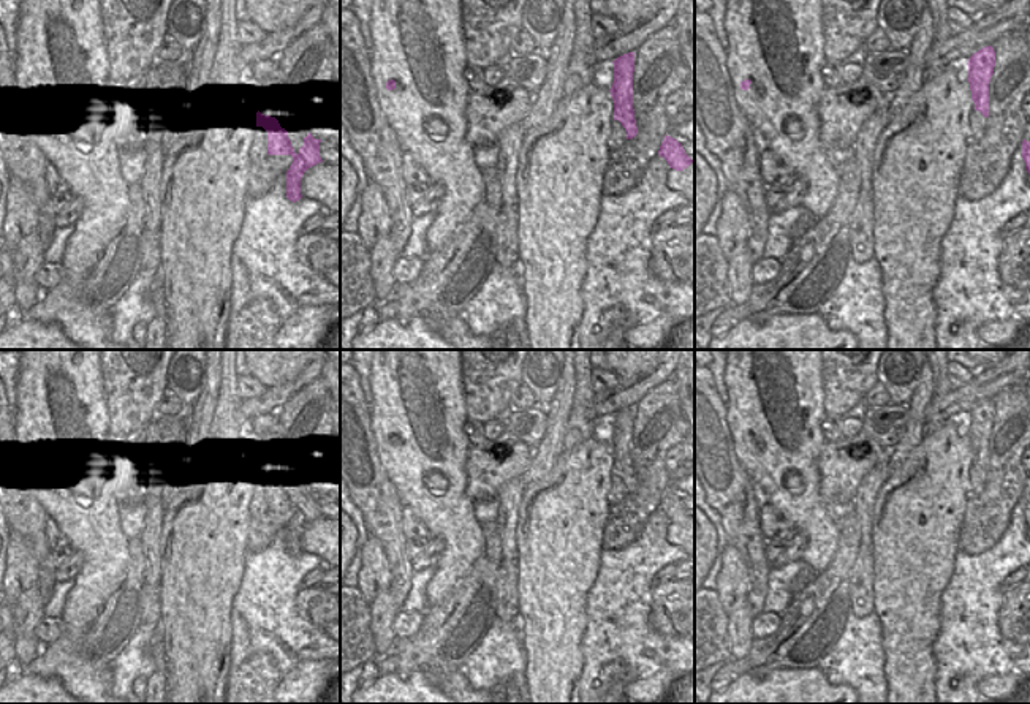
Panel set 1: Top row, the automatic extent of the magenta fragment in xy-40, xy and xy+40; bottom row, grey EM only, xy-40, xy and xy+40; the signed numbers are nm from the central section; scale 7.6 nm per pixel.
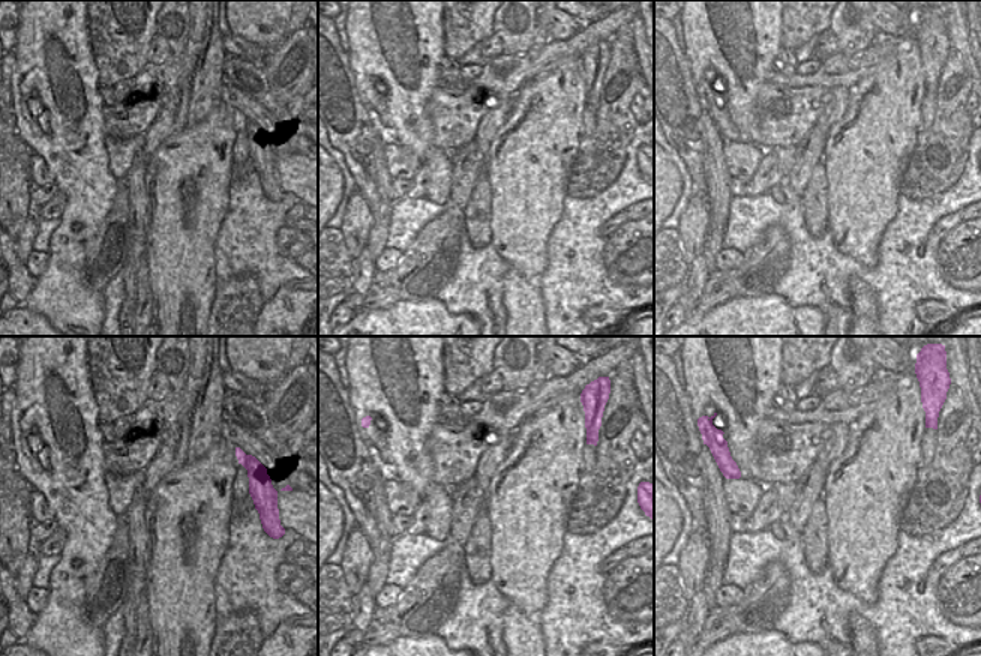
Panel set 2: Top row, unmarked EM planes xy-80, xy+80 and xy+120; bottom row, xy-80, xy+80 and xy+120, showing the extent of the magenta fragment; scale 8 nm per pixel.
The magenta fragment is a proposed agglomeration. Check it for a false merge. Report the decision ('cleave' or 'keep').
cleave

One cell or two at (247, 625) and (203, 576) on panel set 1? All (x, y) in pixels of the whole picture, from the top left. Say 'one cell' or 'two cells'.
two cells

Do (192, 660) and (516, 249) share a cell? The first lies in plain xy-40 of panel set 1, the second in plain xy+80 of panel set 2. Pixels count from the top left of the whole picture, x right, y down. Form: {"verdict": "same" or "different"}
{"verdict": "same"}

